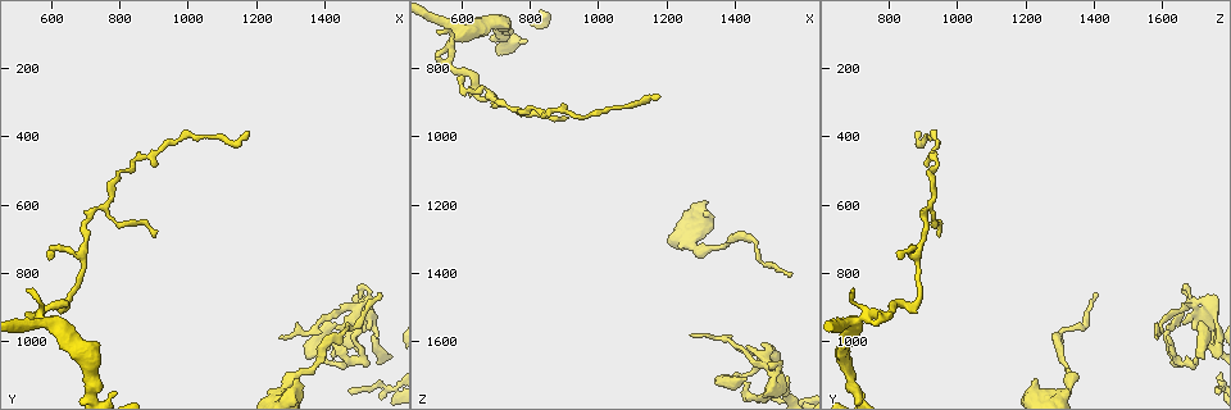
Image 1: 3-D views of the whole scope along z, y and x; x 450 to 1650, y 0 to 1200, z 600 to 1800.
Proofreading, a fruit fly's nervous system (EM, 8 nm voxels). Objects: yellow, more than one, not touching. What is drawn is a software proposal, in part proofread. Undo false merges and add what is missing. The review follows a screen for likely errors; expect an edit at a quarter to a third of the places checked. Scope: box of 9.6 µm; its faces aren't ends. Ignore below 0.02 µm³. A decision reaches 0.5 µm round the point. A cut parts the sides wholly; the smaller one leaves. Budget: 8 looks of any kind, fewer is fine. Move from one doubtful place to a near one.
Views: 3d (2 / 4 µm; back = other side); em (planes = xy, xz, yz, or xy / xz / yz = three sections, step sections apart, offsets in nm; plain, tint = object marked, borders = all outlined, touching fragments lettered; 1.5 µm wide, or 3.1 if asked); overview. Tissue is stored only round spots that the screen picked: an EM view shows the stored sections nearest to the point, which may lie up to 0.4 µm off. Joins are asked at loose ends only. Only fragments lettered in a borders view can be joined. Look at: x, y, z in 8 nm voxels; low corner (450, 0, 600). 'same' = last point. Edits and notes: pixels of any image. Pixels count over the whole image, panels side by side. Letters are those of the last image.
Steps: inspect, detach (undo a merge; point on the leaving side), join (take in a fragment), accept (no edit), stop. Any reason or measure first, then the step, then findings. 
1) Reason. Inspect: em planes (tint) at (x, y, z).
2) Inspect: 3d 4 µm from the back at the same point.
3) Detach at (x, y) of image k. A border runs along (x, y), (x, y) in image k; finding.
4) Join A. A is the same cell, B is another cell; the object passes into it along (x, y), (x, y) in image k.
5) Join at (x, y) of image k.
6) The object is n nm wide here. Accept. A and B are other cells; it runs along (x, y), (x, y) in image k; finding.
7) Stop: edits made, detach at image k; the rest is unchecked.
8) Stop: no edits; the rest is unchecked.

Abrupt turn. Inspect: em xy step 8 (tint) at (1520, 1050, 1630).

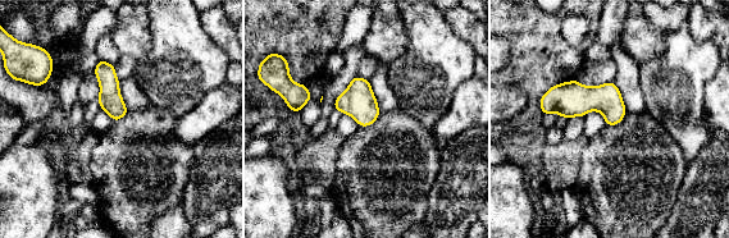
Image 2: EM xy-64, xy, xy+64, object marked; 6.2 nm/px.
Cut it another way. Inspect: em planes (borders) at the same point.

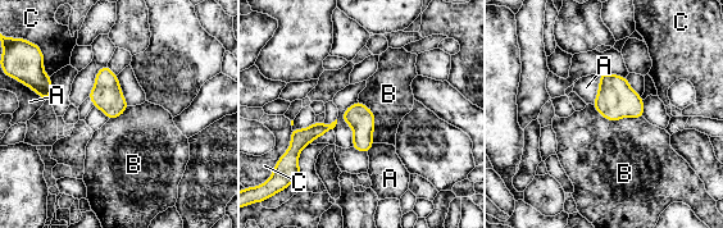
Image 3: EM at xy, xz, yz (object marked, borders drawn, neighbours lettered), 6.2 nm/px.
Accept. A, B and C are other cells; a border runs along (116, 76), (123, 99), (128, 105) in image 3; one neuron here.

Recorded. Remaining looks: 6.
An open end. Inspect: em planes (borders) at (1510, 840, 1670).

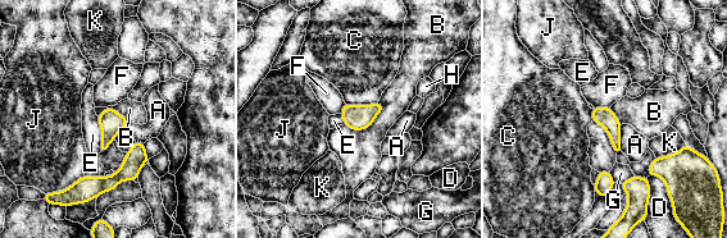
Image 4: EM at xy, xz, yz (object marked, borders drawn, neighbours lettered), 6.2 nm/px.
Accept. A, B, C, D, E, F, G, H, J and K are other cells; a border runs along (384, 105), (364, 128), (344, 124) in image 4; no lettered fragment goes on from it.

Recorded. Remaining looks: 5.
Branch stops here. Inspect: em yz step 8 (tint) at (1560, 860, 1410).

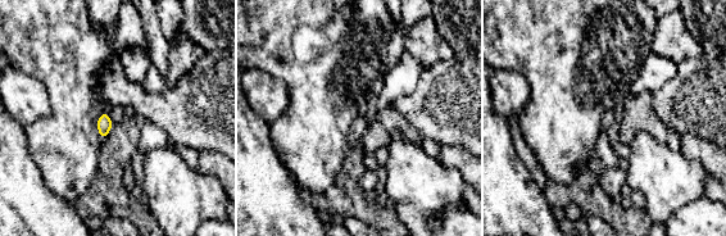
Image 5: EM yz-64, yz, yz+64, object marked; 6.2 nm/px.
Cut it another way. Inspect: em planes (borders) at the same point.

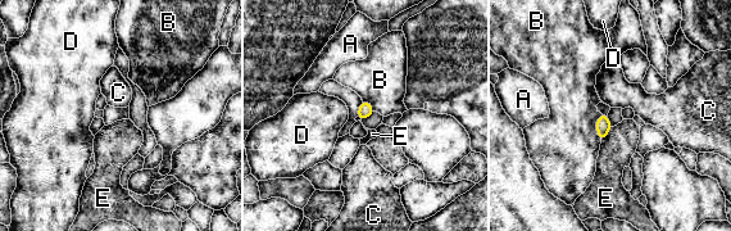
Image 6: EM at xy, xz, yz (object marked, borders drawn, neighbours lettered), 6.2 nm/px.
The longest contact is with B, 170 nm. Accept. A, B, C, D and E are other cells; a border runs along (612, 127), (602, 140) in image 6; no lettered fragment goes on from it.

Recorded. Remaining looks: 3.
Stop: no edits; the rest is unchecked.

